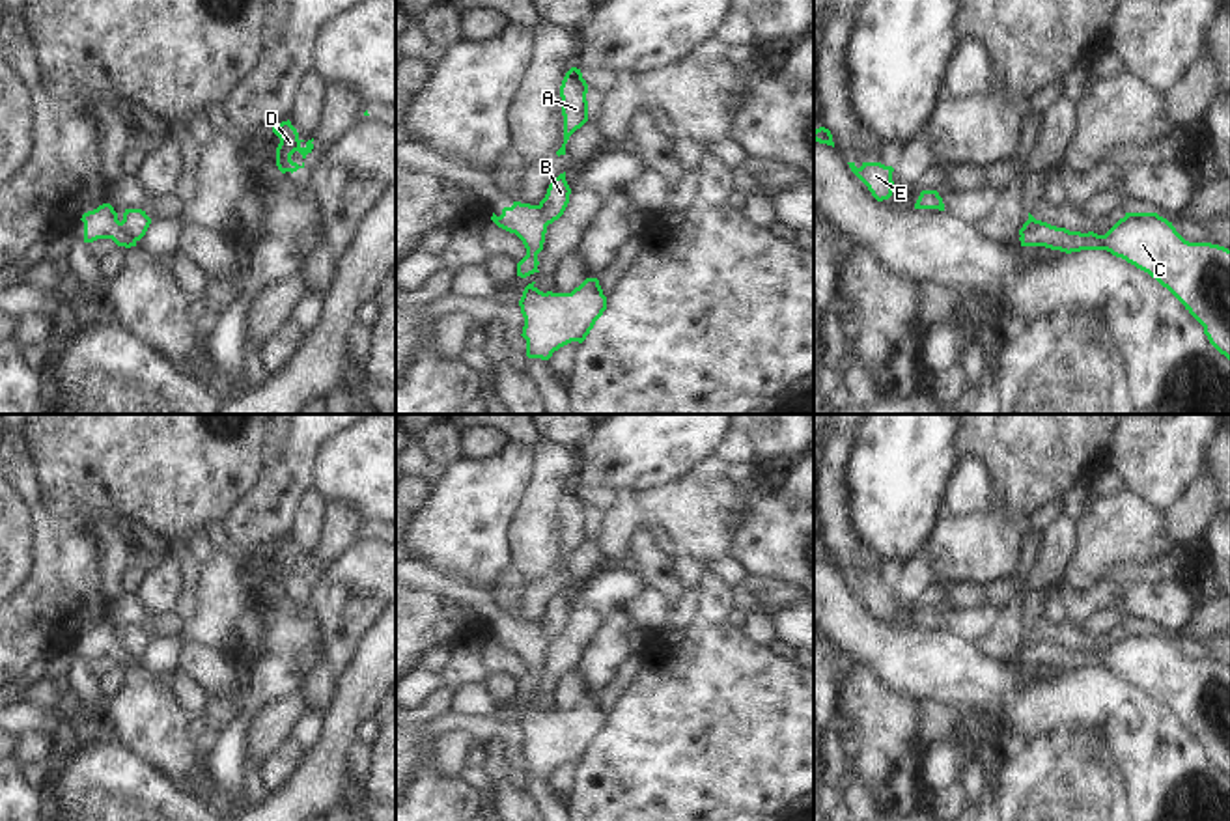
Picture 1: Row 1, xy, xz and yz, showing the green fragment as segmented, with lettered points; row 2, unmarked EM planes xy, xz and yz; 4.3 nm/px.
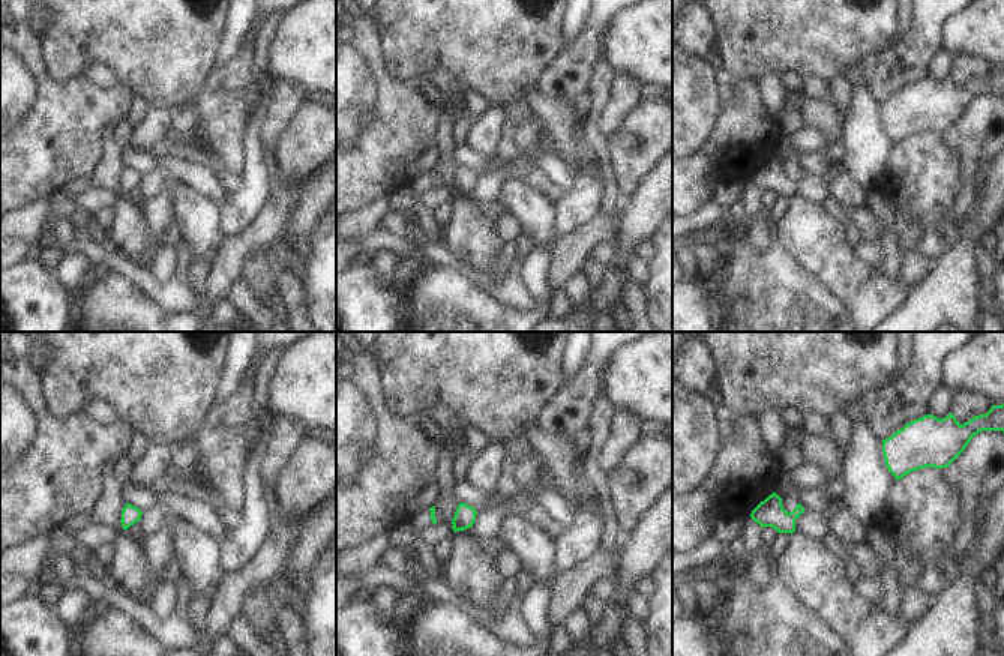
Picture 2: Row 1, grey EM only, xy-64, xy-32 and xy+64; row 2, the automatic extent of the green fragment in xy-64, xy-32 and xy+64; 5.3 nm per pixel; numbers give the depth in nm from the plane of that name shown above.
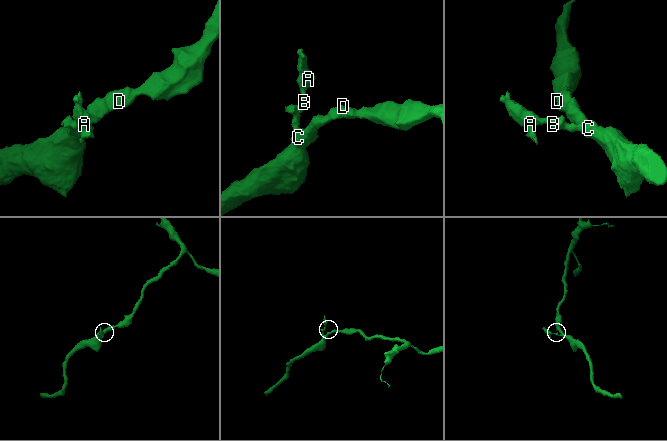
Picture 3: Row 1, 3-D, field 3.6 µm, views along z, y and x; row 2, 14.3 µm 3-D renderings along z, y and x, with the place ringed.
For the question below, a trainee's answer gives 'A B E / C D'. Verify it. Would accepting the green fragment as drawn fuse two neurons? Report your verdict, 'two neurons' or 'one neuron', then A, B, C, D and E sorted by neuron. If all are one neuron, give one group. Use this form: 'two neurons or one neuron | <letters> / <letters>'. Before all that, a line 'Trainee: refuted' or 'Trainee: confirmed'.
Trainee: confirmed
two neurons | A B E / C D

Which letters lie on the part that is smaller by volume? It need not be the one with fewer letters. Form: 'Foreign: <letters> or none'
Foreign: A, B, E

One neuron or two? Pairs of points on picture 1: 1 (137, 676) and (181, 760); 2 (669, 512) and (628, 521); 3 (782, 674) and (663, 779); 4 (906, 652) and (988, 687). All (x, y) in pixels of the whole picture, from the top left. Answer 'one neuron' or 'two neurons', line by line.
1: one neuron
2: two neurons
3: one neuron
4: one neuron

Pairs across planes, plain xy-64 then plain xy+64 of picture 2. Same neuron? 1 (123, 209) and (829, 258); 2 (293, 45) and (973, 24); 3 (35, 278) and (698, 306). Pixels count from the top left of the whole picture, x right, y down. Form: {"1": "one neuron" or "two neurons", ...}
{"1": "one neuron", "2": "one neuron", "3": "one neuron"}

